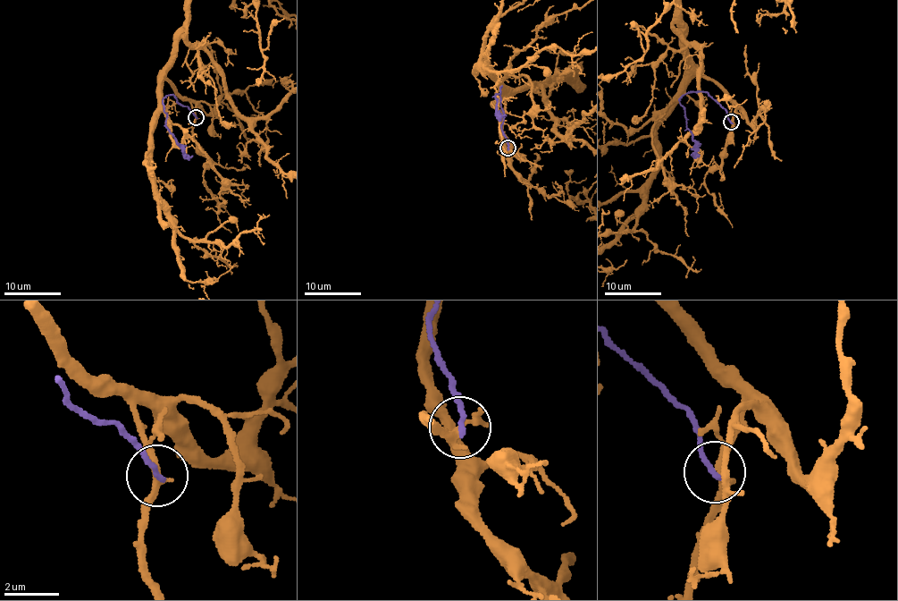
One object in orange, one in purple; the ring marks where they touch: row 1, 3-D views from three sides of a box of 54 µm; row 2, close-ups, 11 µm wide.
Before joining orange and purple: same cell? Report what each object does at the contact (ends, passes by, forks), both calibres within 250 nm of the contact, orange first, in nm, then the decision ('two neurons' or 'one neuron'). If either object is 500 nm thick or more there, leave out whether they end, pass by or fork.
orange passes by | purple ends | 280/200 nm | two neurons

